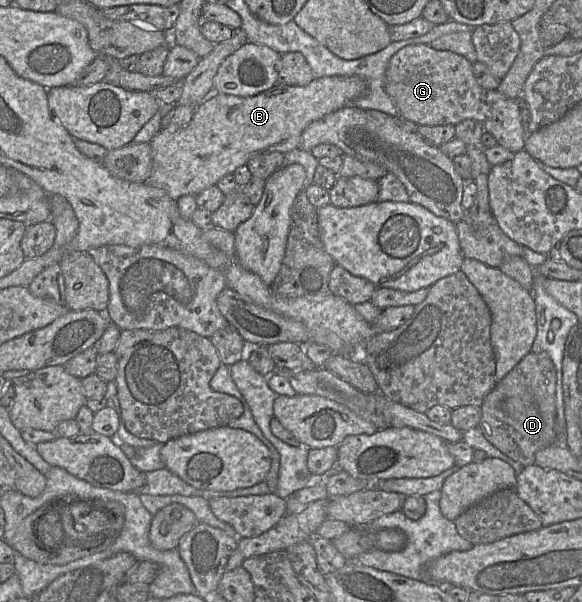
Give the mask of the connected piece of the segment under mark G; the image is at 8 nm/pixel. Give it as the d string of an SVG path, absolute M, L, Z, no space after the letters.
M429 44L402 47L389 60L385 73L385 91L393 100L402 119L417 125L456 125L466 119L483 124L485 132L492 134L498 145L517 153L524 149L527 132L522 123L518 98L508 98L497 90L480 86L473 74L473 63L461 55L447 50L436 50Z

